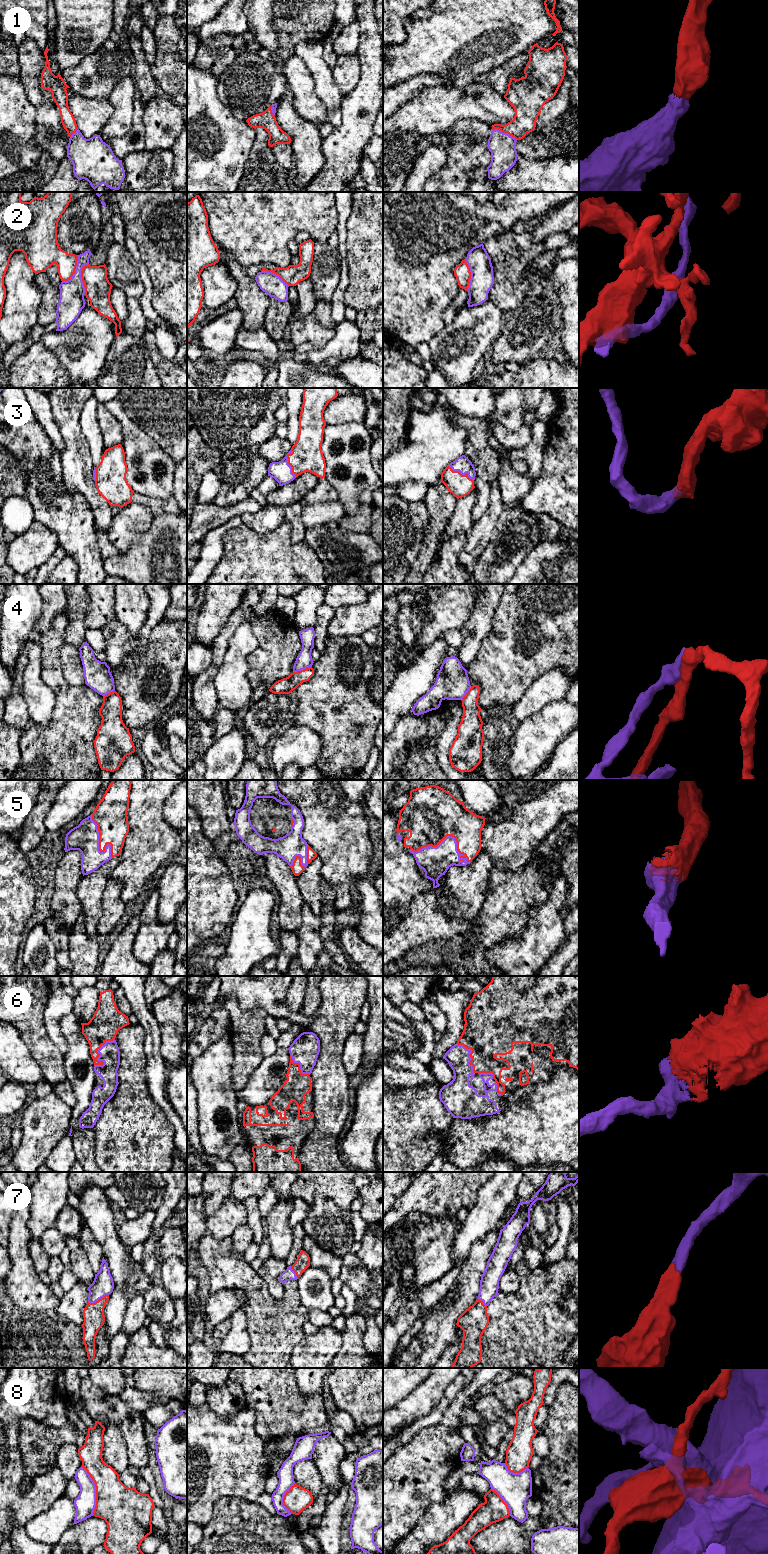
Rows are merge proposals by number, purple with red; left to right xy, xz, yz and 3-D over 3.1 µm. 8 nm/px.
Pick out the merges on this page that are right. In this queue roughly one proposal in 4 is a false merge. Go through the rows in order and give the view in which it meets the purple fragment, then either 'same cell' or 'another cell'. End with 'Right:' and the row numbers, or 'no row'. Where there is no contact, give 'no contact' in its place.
1: meets purple in yz; same cell
2: meets purple in xy; another cell
3: meets purple in xz; same cell
4: meets purple in xz; another cell
5: meets purple in yz; same cell
6: meets purple in xy; same cell
7: meets purple in xy; same cell
8: meets purple in xy; another cell
Right: 1, 3, 5, 6, 7

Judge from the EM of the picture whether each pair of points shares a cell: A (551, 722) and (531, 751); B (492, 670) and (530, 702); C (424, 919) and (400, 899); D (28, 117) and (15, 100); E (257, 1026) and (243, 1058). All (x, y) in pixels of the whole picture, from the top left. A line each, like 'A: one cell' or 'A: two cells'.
A: one cell
B: two cells
C: two cells
D: one cell
E: one cell

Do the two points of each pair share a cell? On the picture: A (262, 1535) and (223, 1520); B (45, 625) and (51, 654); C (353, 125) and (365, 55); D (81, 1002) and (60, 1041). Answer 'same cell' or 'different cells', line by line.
A: same cell
B: different cells
C: same cell
D: different cells

